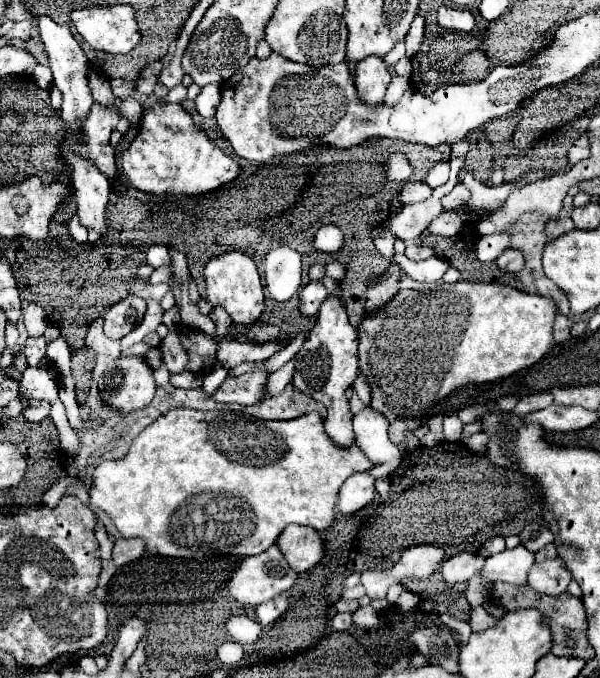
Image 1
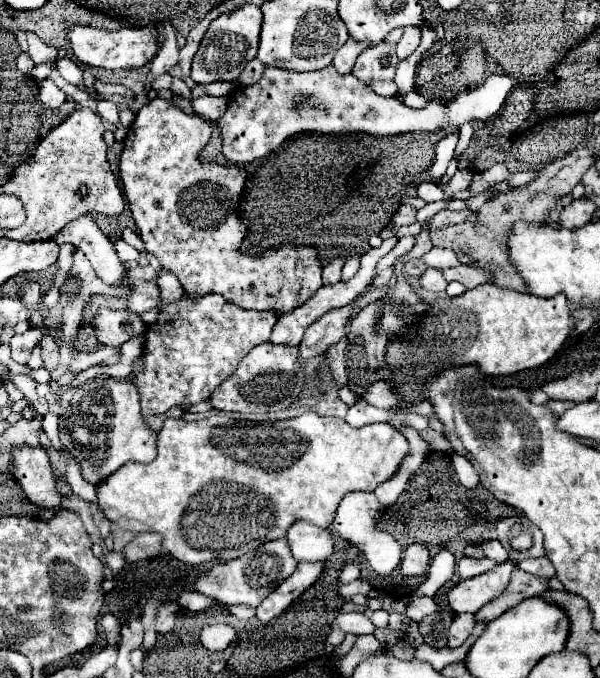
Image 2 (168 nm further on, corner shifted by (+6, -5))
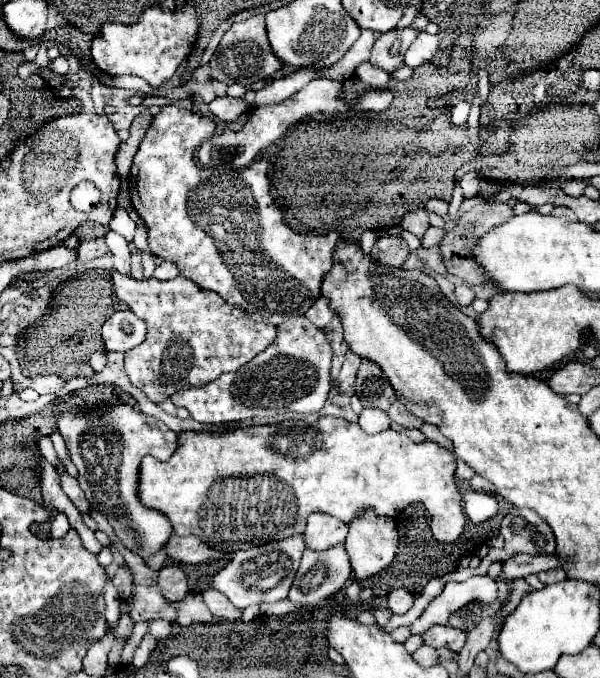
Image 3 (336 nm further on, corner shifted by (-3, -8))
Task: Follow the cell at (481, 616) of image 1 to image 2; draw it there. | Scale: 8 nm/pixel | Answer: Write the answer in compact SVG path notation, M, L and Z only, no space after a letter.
M459 614L449 628L449 646L451 648L461 646L469 638L473 628L475 628L475 616L473 614Z

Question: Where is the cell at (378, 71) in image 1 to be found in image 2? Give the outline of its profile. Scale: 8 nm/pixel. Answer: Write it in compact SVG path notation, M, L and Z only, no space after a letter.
M381 42L373 48L363 50L357 56L357 62L351 74L359 78L363 84L369 84L373 80L393 80L397 62L399 58L395 54L395 48L387 42Z

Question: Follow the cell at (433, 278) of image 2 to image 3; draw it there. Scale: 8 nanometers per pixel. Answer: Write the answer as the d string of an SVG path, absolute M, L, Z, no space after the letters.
M458 285L456 287L456 299L458 299L460 305L466 307L466 305L472 305L472 301L476 299L476 293L470 285Z

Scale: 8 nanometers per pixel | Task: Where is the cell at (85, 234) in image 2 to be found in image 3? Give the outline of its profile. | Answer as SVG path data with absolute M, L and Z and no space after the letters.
M112 271L112 277L118 299L128 303L148 327L144 343L126 353L126 373L132 385L140 387L154 403L162 403L174 391L202 387L226 371L236 371L276 337L276 327L252 321L218 293L202 289L182 275L170 281L136 281Z

